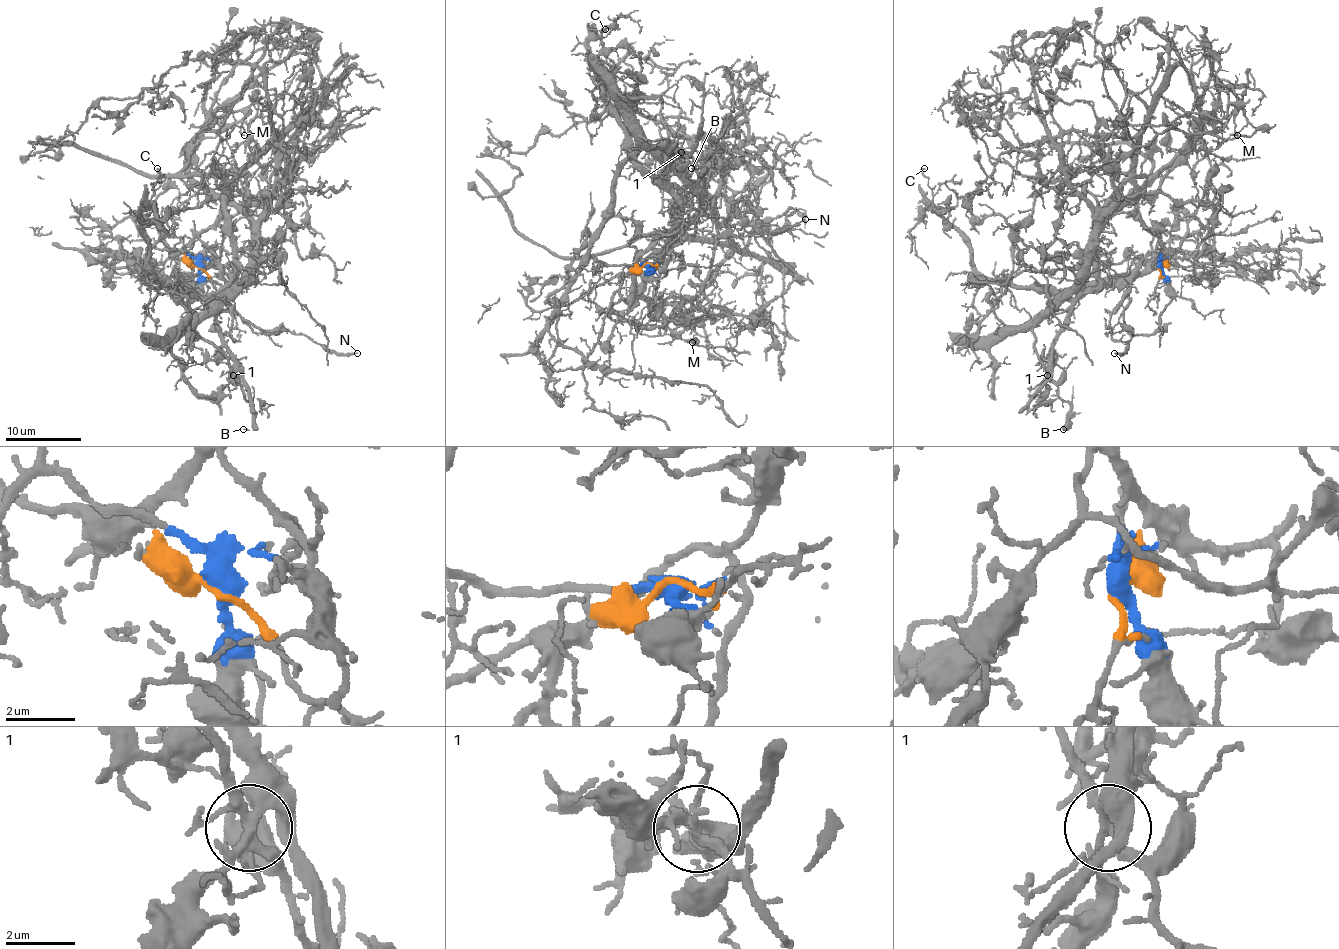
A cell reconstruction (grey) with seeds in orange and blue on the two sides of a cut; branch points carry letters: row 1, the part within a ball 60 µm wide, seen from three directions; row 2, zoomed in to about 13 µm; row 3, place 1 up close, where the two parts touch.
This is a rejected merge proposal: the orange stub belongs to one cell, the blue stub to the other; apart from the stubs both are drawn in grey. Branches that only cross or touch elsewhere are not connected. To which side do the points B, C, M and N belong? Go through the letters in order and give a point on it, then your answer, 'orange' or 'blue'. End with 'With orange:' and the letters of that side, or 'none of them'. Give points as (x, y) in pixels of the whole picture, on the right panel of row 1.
B: (1063, 429) | blue
C: (924, 168) | orange
M: (1237, 135) | orange
N: (1114, 353) | blue
With orange: C, M

